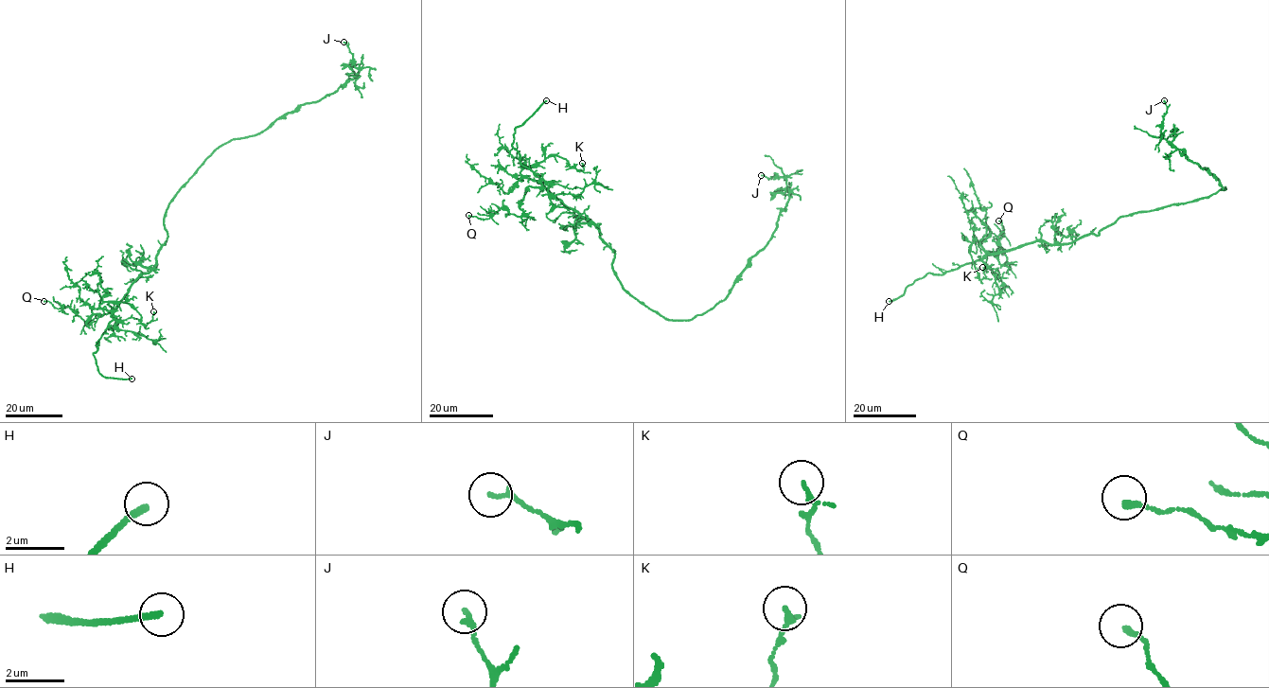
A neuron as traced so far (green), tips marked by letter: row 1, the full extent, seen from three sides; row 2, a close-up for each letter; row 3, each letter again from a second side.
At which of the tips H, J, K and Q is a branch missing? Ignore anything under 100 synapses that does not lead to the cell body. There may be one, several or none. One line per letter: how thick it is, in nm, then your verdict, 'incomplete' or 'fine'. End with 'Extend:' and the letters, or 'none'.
H: 240 nm | incomplete
J: 190 nm | fine
K: 120 nm | fine
Q: 200 nm | fine
Extend: H

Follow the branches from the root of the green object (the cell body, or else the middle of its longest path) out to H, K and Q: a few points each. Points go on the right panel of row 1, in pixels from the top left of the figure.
H: (1157, 208), (1119, 218), (1098, 235), (1088, 234), (1059, 244), (1037, 239), (941, 274), (927, 273), (889, 301)
K: (1157, 208), (1067, 243), (1037, 239), (991, 254), (974, 236), (970, 252), (981, 279), (982, 267)
Q: (1157, 208), (1067, 243), (986, 253), (1001, 264), (998, 220)

